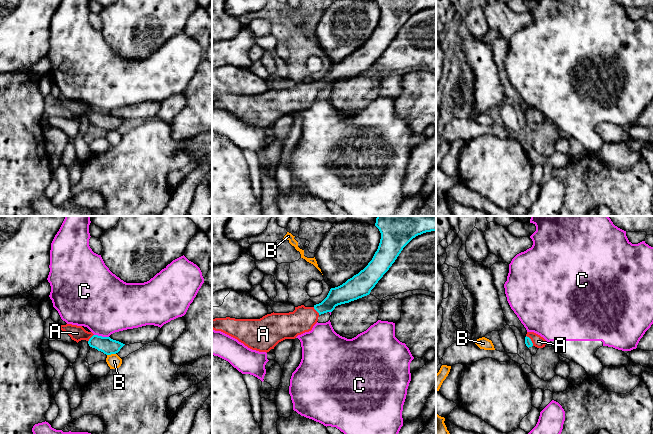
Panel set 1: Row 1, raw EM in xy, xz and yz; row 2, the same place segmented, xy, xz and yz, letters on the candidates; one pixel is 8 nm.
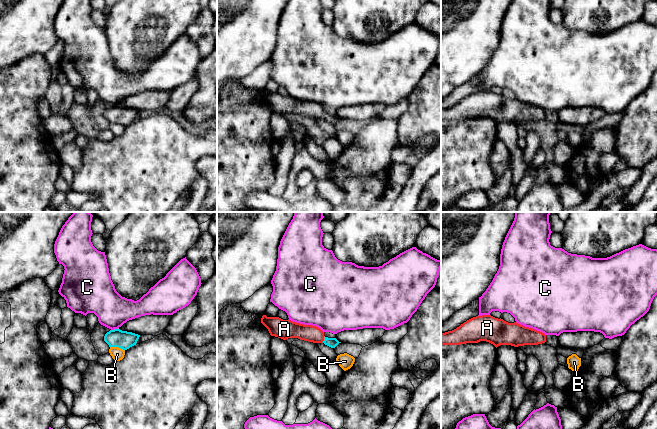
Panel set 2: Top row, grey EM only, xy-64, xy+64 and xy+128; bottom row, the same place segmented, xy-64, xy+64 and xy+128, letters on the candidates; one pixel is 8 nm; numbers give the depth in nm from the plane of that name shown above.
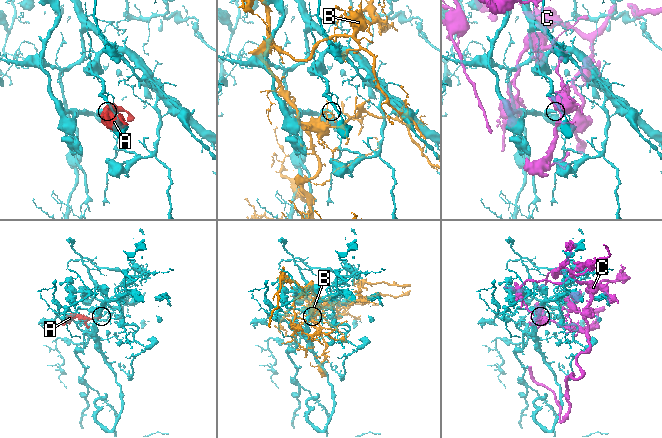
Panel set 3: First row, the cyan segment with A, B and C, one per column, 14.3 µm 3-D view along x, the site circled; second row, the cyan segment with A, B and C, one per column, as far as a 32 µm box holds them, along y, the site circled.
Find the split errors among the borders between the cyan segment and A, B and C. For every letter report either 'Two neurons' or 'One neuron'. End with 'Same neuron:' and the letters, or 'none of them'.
A: One neuron
B: Two neurons
C: Two neurons
Same neuron: A

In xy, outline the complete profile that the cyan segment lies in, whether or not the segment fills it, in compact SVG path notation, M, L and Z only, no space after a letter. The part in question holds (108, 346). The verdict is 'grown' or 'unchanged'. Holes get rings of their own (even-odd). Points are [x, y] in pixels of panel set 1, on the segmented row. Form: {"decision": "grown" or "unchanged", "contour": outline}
{"decision": "grown", "contour": "M59 324L59 328L67 333L72 340L77 343L81 340L86 340L90 347L103 352L106 355L116 354L125 345L119 341L113 340L110 337L102 337L94 335L92 332L86 331L82 326Z"}

